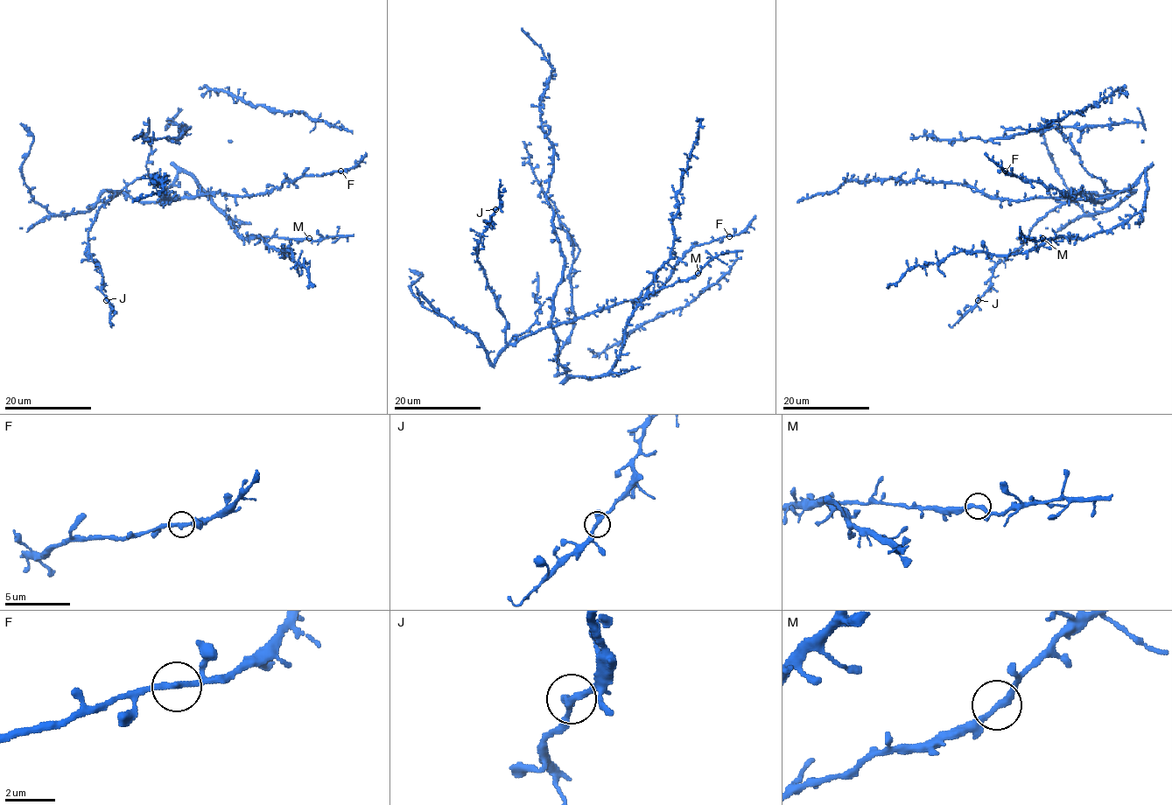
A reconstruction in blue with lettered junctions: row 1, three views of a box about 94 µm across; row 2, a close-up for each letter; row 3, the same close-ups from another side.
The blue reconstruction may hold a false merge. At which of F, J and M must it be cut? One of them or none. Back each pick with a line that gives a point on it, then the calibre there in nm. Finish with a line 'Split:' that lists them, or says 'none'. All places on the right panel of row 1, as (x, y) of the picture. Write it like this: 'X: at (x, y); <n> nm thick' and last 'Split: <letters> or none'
Split: none

